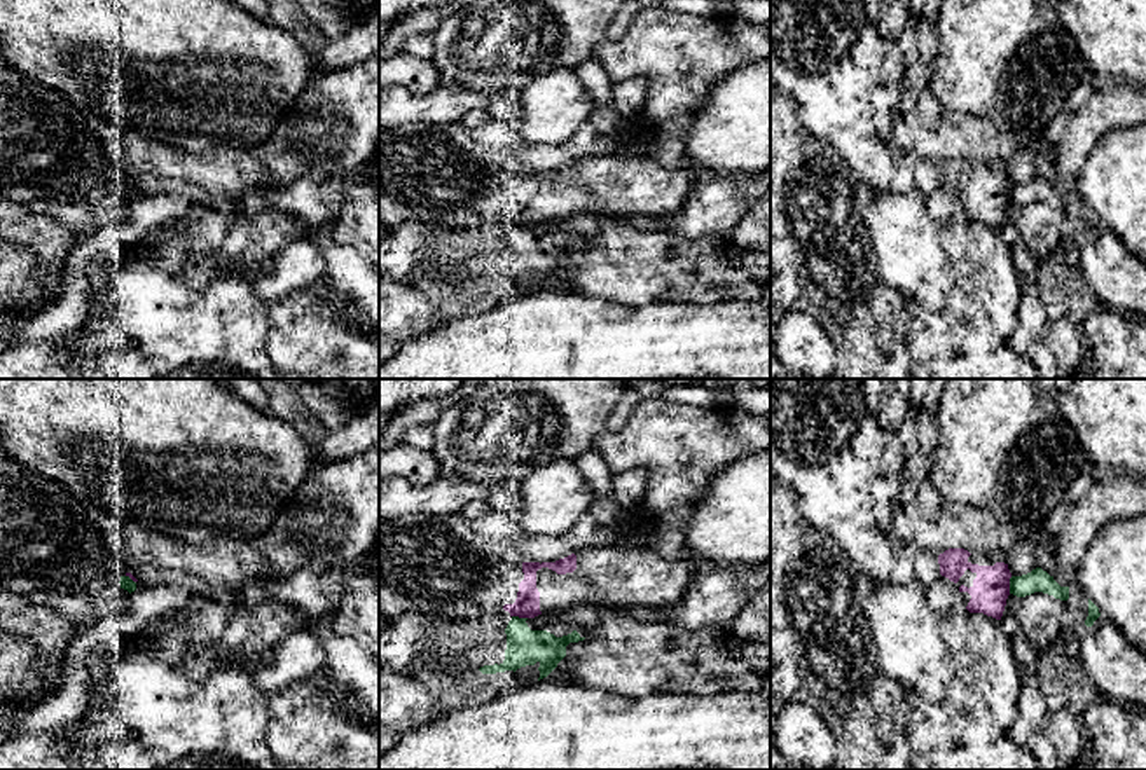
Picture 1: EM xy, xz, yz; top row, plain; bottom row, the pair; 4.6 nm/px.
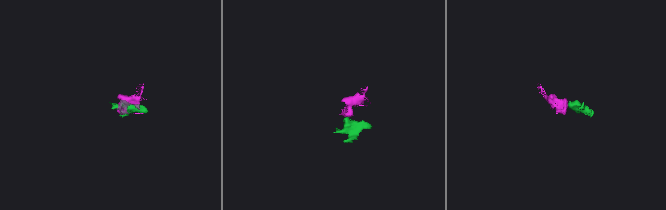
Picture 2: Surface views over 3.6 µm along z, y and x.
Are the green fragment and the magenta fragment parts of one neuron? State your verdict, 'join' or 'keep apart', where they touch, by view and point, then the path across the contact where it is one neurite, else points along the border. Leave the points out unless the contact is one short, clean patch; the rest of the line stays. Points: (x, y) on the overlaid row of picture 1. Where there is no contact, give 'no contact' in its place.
keep apart; meets green in yz at (1010, 585)

